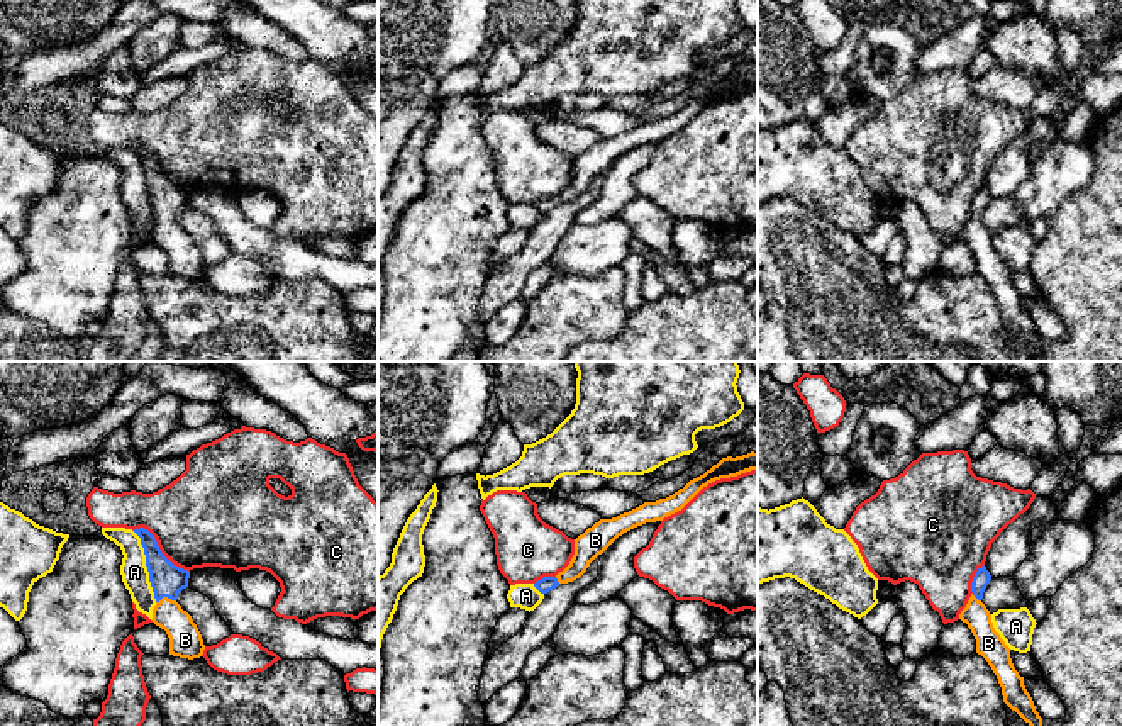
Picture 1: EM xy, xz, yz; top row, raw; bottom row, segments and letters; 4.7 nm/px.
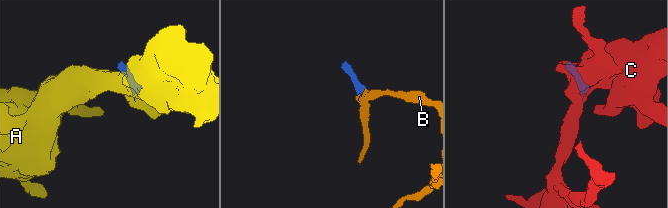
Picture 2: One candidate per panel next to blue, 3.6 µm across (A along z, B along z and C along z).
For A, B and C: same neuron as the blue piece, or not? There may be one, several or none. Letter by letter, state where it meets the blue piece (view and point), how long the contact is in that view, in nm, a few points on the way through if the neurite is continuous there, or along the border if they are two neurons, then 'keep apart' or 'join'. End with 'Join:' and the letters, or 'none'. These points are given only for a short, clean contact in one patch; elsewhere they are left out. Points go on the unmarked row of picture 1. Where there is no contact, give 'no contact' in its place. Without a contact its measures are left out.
A: meets blue in xy at (146, 185); contact 360 nm long; border along xy (133, 151), (139, 158), (148, 201), (156, 221); keep apart
B: meets blue in xy at (165, 216); contact 100 nm long; runs through xy (168, 201), (165, 216), (166, 233), (185, 260); join
C: meets blue in xy at (158, 168); contact 340 nm long; keep apart
Join: B

